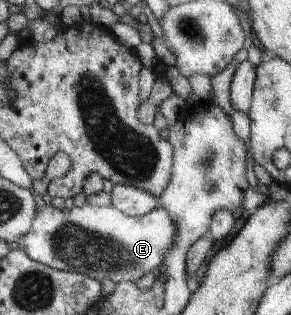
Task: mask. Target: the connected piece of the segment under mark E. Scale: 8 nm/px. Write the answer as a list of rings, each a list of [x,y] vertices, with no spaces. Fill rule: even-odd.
[[[86,202],[83,206],[73,207],[68,212],[45,204],[41,210],[36,210],[29,232],[17,242],[33,260],[51,268],[83,273],[98,281],[109,279],[114,283],[136,282],[148,272],[153,272],[161,264],[165,264],[166,254],[174,247],[175,243],[178,243],[178,225],[172,220],[167,209],[161,205],[146,215],[131,216],[115,208],[115,205],[98,207]]]

